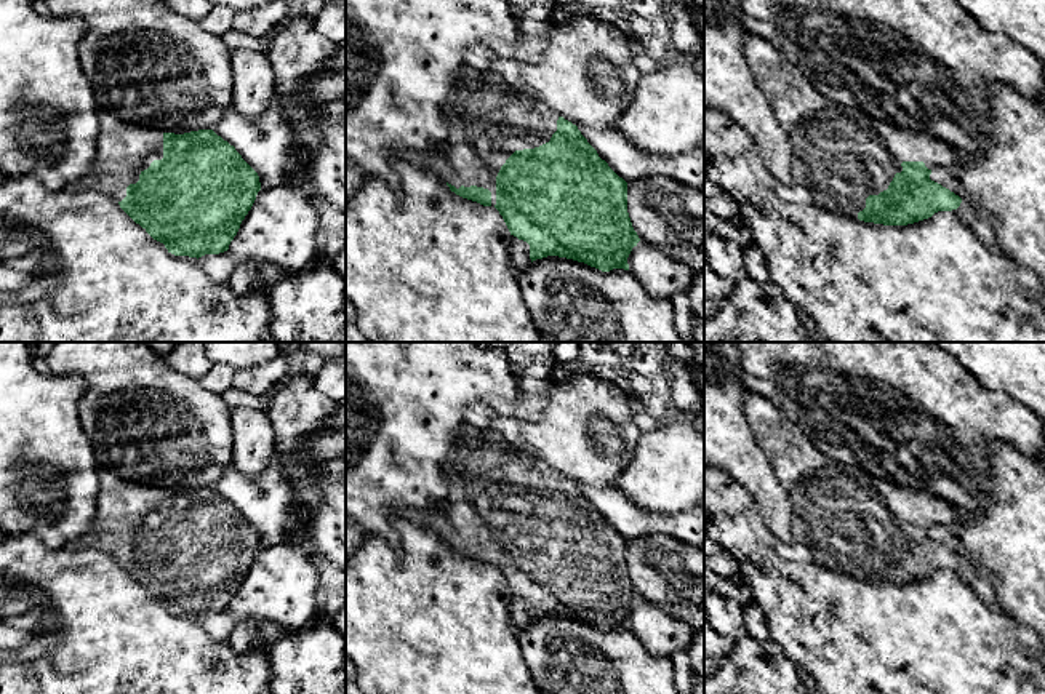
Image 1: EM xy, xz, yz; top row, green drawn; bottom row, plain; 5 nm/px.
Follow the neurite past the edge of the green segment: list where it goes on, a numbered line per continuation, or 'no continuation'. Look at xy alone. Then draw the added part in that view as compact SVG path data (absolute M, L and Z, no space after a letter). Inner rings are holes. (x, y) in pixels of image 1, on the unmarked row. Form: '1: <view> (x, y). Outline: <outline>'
1: xy (124, 507). Outline: M99 467L99 494L91 529L67 544L67 548L98 548L117 561L126 555L126 545L154 518L163 517L163 491L118 478Z

